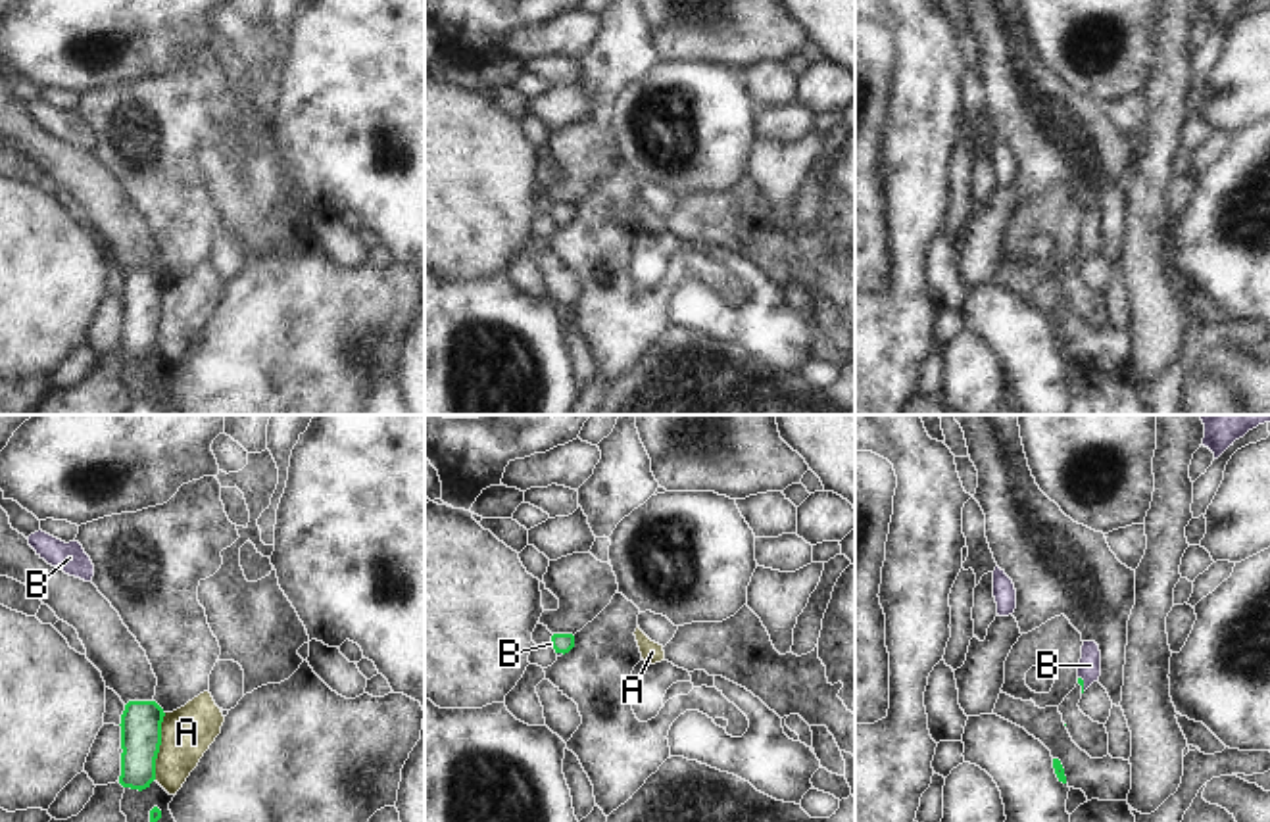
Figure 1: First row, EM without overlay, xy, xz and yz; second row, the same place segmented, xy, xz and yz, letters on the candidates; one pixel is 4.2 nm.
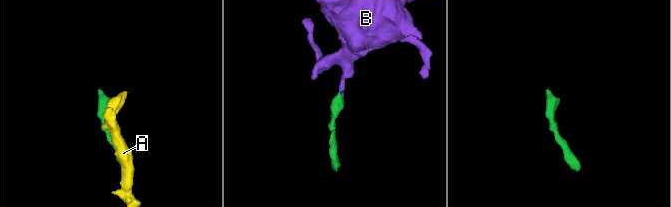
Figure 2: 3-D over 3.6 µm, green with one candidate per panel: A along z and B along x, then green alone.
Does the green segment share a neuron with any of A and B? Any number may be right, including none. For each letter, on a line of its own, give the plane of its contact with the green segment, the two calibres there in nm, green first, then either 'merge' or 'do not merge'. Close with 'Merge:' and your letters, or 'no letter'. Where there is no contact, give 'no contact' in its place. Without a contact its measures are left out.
A: contact in xy; calibres 180 and 220 nm; do not merge
B: contact in yz; calibres 20 and 100 nm; merge
Merge: B

